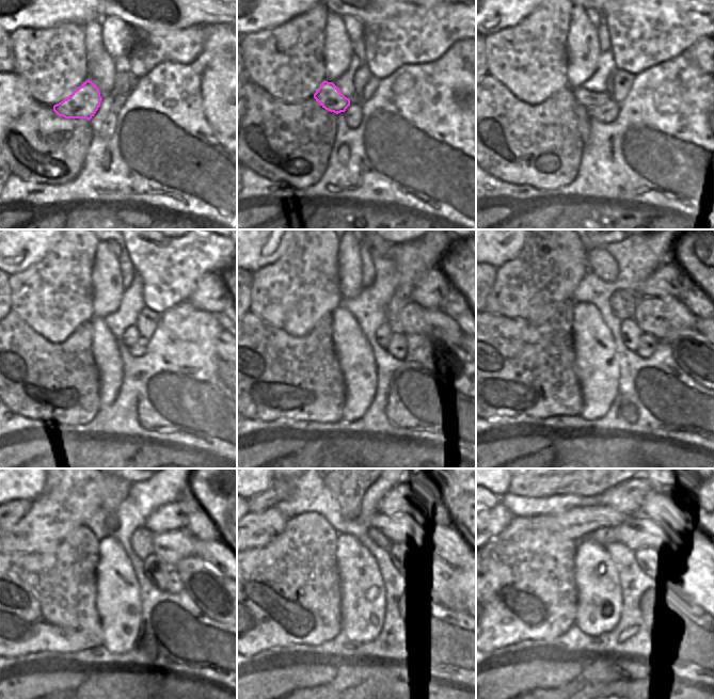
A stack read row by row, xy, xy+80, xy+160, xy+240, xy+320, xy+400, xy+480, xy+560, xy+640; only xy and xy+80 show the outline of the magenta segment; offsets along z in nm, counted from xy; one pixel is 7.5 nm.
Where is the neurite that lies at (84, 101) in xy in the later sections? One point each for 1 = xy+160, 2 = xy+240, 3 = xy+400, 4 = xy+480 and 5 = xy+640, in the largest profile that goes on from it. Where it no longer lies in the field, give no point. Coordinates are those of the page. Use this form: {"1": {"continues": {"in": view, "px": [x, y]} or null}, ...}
{"1": {"continues": {"in": "xy+160", "px": [589, 100]}}, "2": {"continues": {"in": "xy+240", "px": [131, 335]}}, "3": {"continues": {"in": "xy+400", "px": [632, 335]}}, "4": {"continues": {"in": "xy+480", "px": [163, 575]}}, "5": {"continues": {"in": "xy+640", "px": [645, 557]}}}

